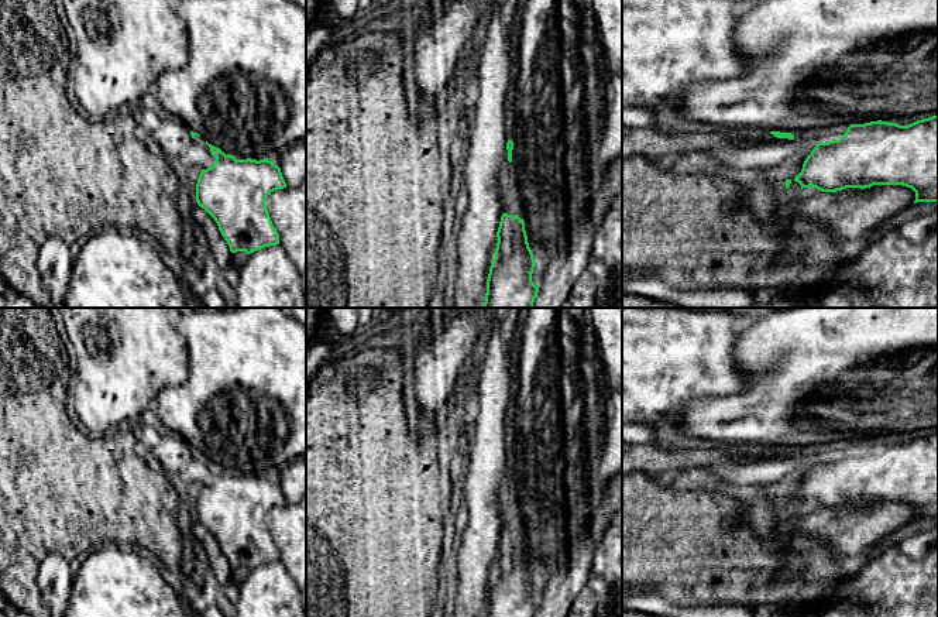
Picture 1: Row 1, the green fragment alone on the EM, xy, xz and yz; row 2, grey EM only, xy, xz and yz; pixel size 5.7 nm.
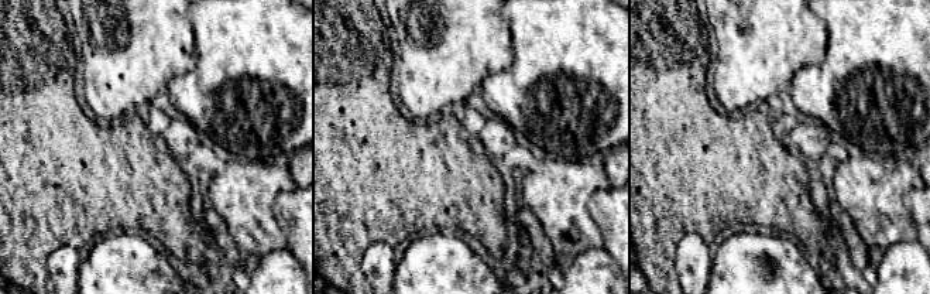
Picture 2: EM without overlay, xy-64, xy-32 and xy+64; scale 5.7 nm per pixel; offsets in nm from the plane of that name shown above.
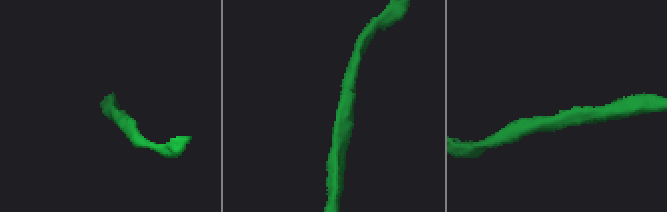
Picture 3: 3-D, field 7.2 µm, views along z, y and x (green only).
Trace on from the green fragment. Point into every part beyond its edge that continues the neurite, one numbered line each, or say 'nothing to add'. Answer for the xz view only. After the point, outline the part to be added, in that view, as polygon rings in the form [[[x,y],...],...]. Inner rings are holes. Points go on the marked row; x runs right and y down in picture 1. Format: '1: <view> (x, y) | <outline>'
nothing to add

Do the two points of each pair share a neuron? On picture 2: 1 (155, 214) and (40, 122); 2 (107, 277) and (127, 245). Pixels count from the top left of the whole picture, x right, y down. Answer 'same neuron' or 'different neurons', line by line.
1: same neuron
2: same neuron

